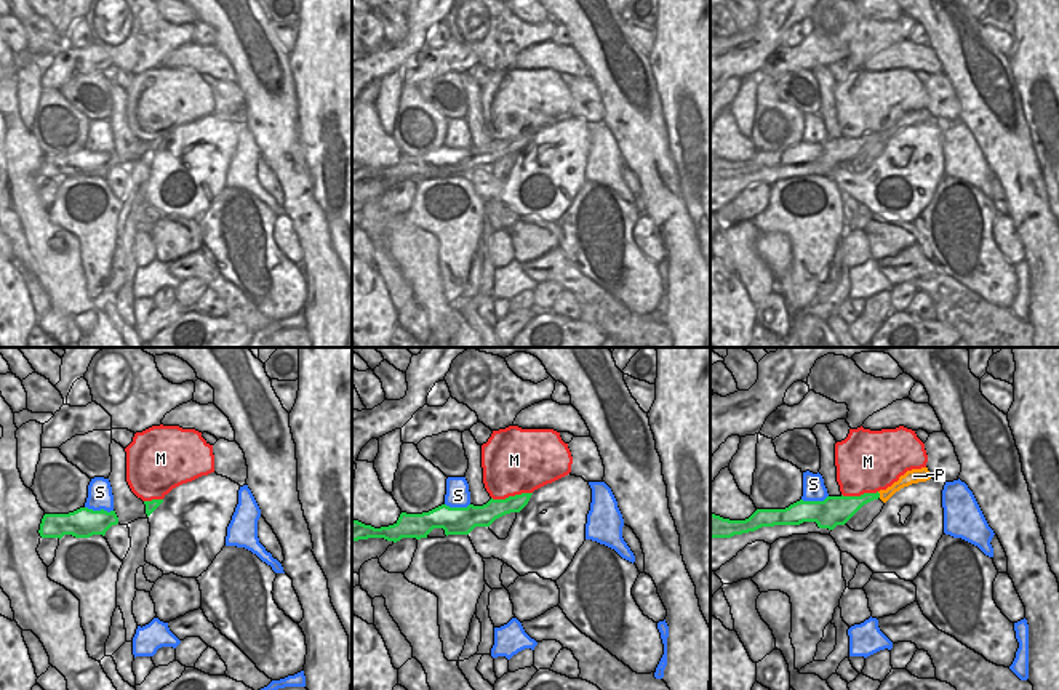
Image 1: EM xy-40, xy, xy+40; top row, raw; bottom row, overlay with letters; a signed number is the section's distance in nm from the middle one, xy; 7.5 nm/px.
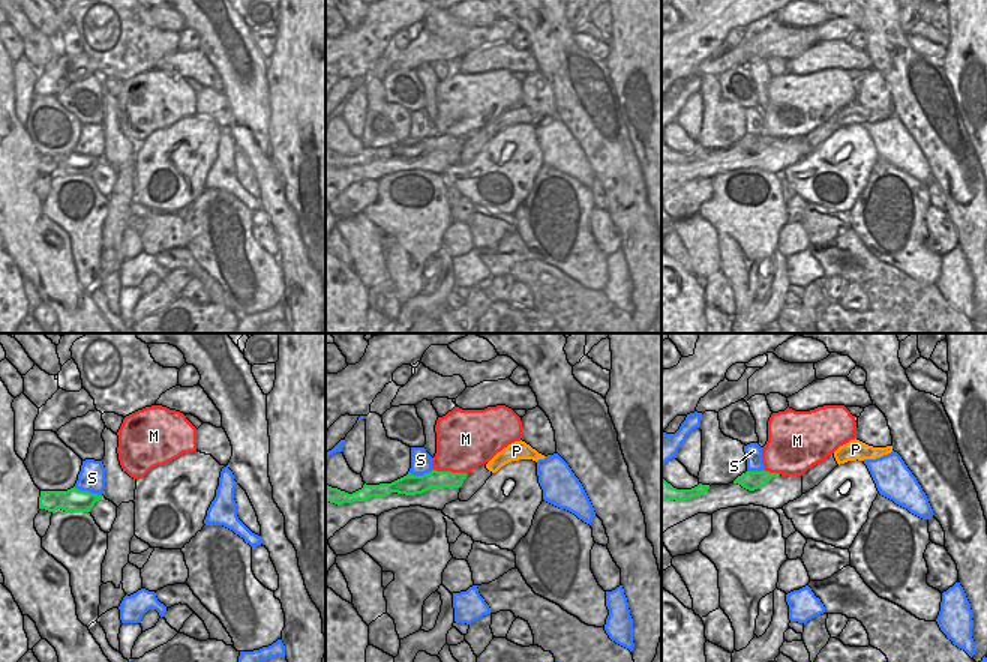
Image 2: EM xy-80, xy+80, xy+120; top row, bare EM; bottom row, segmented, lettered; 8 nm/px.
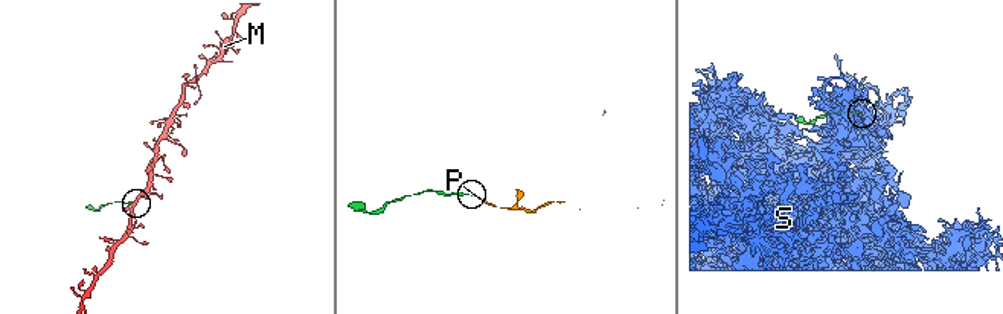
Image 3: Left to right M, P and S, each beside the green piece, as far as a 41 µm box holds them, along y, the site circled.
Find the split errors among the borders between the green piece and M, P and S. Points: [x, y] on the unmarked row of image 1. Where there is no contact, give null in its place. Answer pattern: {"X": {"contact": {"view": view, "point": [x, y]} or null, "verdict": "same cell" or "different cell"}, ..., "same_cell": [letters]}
{"M": {"contact": {"view": "xy", "point": [511, 138]}, "verdict": "different cell"}, "P": {"contact": {"view": "xy+40", "point": [879, 136]}, "verdict": "same cell"}, "S": {"contact": {"view": "xy-40", "point": [101, 151]}, "verdict": "different cell"}, "same_cell": ["P"]}

